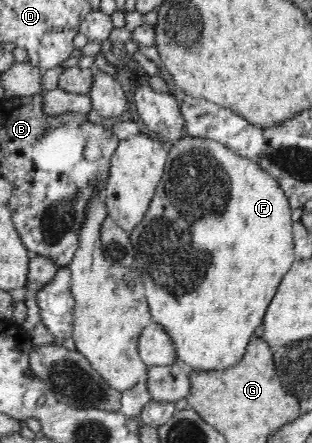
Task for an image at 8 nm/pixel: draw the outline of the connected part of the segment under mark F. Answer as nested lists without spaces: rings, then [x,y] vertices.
[[[184,133],[184,136],[168,144],[167,161],[164,174],[155,188],[154,196],[149,204],[144,219],[130,231],[131,243],[135,251],[134,266],[140,271],[144,286],[146,287],[146,300],[150,307],[152,320],[158,322],[166,329],[166,332],[176,347],[176,361],[180,360],[190,366],[191,371],[211,371],[212,369],[228,368],[228,364],[236,364],[240,356],[244,356],[246,346],[250,338],[254,336],[254,330],[262,324],[266,309],[273,299],[282,277],[290,270],[294,256],[293,241],[293,210],[288,201],[288,195],[280,188],[280,183],[260,167],[260,163],[250,157],[244,157],[228,144],[220,143],[208,137],[197,137]]]

